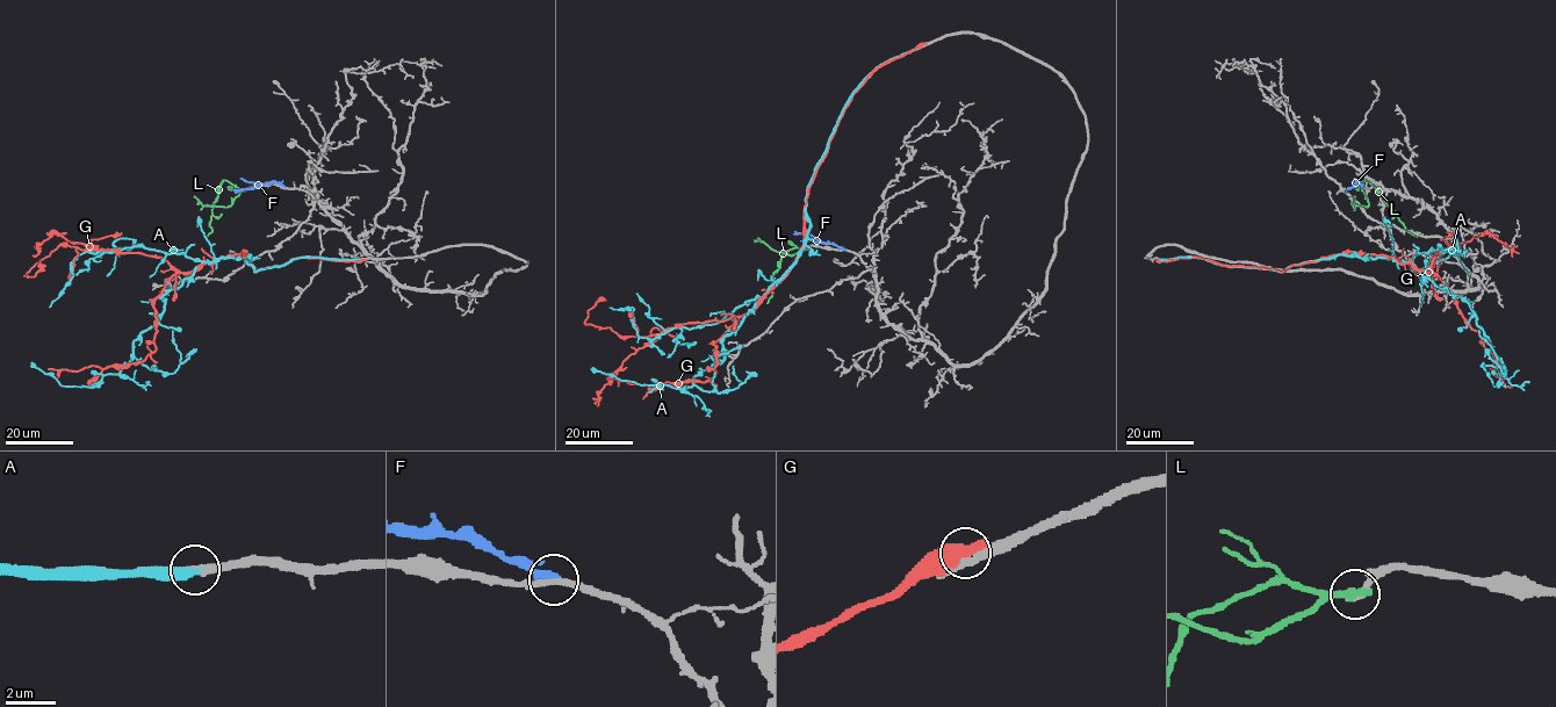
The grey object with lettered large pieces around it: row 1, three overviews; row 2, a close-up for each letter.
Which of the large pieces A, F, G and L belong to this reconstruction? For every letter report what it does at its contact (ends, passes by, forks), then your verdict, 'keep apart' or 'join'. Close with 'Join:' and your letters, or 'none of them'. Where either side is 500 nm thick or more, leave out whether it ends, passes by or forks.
A: it ends there; join
F: it ends there; keep apart
G: keep apart
L: it ends there; keep apart
Join: A

